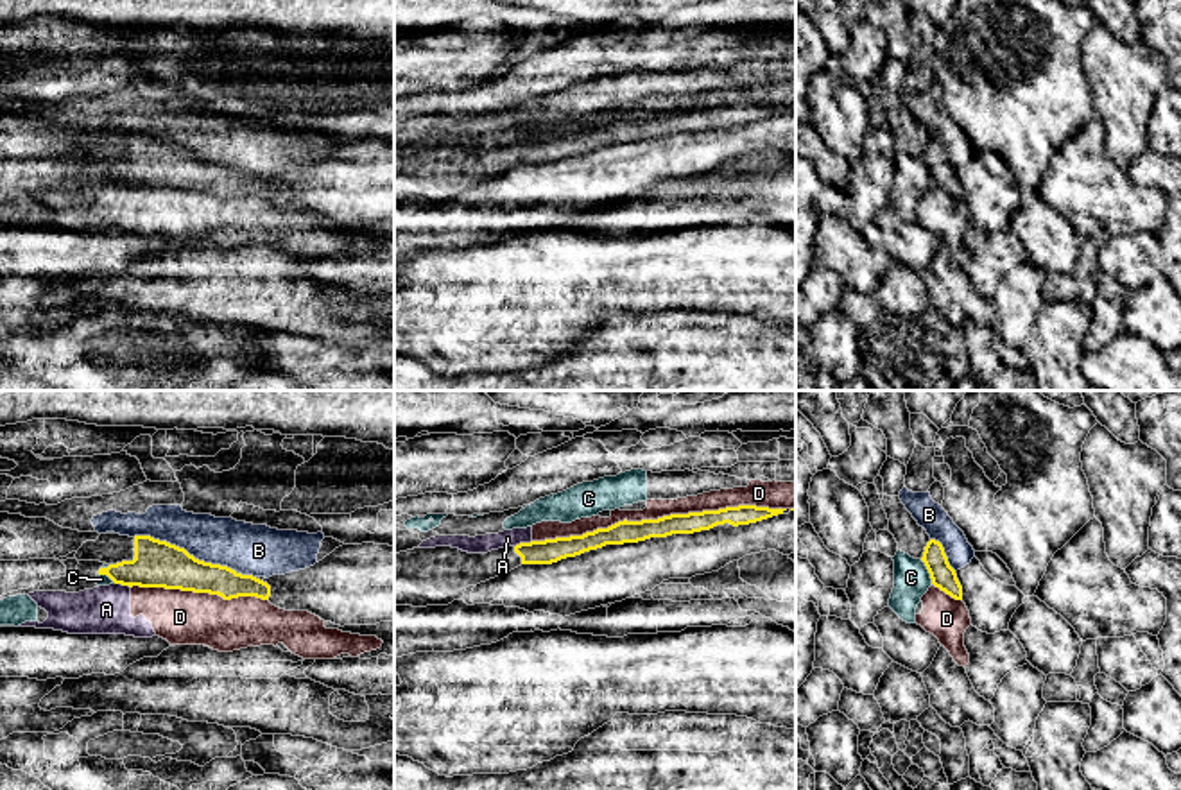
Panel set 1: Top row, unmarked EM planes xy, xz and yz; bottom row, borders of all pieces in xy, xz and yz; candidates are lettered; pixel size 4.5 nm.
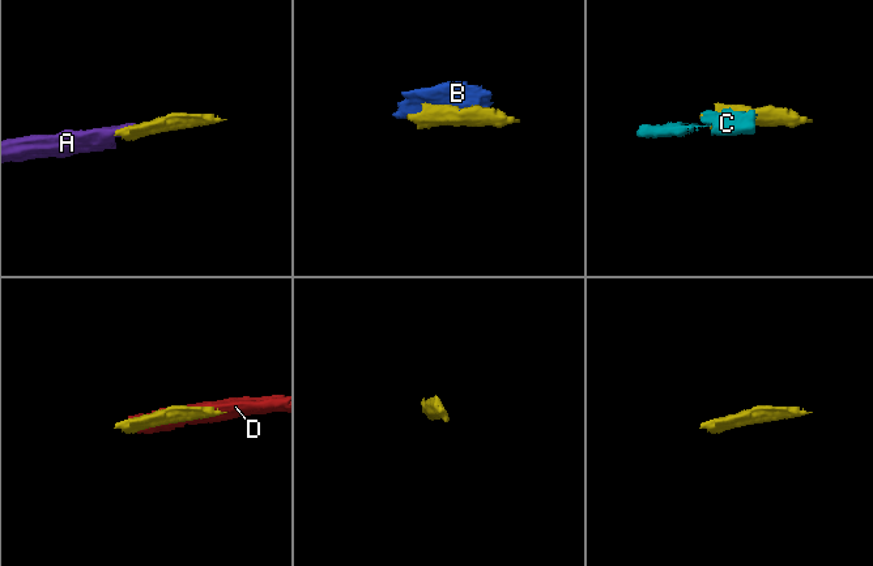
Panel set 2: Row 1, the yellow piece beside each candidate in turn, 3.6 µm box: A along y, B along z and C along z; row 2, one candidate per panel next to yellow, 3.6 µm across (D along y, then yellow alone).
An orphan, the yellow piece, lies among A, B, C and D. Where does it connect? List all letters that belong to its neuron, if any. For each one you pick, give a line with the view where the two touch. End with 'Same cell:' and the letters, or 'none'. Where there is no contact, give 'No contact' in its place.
Same cell: none

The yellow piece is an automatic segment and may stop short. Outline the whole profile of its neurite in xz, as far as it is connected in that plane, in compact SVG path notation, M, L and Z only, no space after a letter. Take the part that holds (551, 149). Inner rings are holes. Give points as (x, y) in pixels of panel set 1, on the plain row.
M738 104L670 113L658 118L624 118L582 134L520 142L487 152L468 152L452 145L414 147L394 152L394 204L448 204L453 199L461 199L468 185L477 185L522 163L552 163L606 143L694 133L724 122L733 125L749 124L789 111L790 107Z

